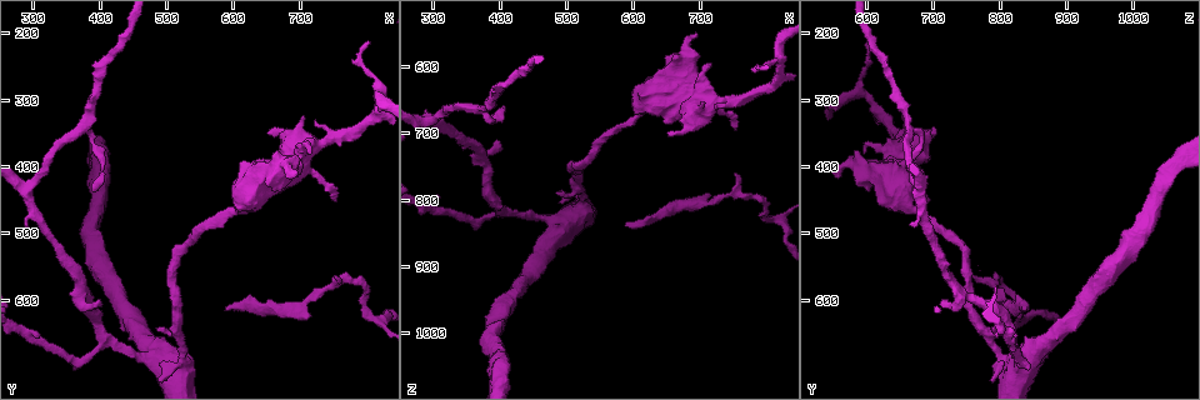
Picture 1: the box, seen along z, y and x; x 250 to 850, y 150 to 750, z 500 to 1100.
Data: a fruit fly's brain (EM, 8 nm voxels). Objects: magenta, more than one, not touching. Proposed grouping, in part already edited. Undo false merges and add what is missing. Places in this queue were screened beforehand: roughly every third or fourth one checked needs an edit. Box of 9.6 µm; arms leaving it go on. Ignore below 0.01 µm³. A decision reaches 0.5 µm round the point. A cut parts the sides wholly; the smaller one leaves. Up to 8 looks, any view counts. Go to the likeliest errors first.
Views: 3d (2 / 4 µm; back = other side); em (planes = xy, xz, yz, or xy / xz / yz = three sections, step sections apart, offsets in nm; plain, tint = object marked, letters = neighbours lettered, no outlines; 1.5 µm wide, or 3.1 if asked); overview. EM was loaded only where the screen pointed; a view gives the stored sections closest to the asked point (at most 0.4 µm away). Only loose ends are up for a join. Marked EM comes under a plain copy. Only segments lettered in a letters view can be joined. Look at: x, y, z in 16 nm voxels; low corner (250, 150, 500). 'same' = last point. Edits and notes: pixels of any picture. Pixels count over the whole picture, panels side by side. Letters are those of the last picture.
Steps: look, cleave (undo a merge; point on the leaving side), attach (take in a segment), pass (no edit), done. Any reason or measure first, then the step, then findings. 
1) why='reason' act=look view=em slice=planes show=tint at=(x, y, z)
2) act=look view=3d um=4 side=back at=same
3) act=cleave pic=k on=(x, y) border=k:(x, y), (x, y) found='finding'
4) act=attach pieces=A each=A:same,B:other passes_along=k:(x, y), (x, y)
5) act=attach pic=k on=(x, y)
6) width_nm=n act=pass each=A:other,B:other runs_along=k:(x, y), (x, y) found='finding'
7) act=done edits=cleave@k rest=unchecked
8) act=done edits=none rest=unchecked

why='branch stops here' act=look view=em slice=xz step=4 show=letters at=(590, 620, 835)

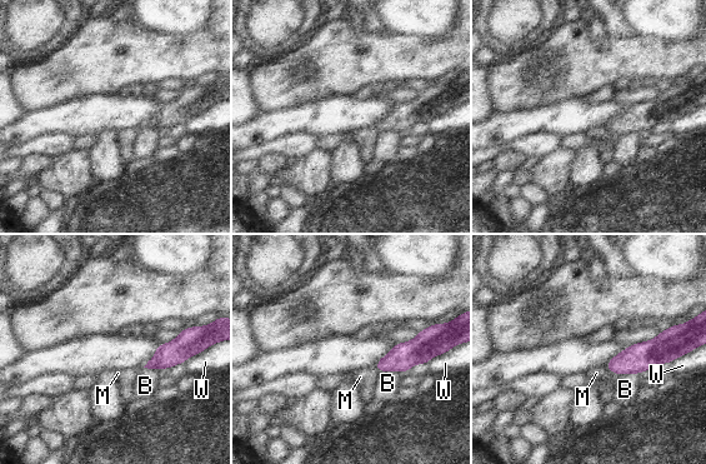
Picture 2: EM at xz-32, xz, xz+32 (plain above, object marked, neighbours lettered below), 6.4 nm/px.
why='cut it another way' act=look view=em slice=planes show=letters at=same

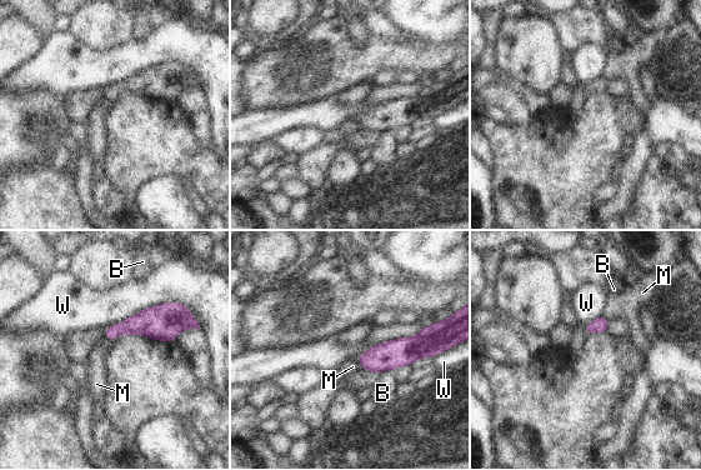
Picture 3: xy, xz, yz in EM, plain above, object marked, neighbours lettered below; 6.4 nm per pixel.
act=pass each=B:other,M:other,W:other found='no lettered segment goes on from it'

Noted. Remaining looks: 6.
why='an open end' act=look view=3d um=4 at=(750, 450, 695)

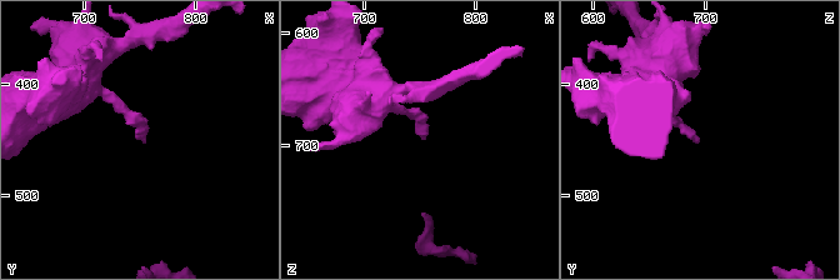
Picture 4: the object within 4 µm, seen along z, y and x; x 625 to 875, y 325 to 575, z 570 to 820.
act=look view=em slice=xy step=4 show=tint at=(754, 450, 694)

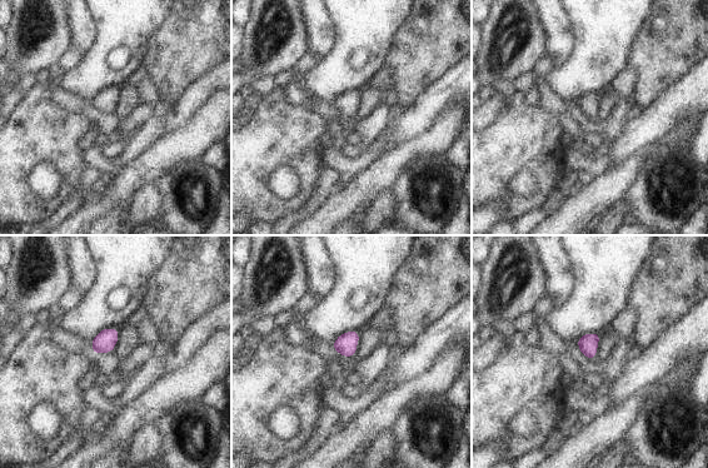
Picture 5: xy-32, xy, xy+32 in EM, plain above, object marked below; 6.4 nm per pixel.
why='another direction' act=look view=em slice=planes show=letters at=same

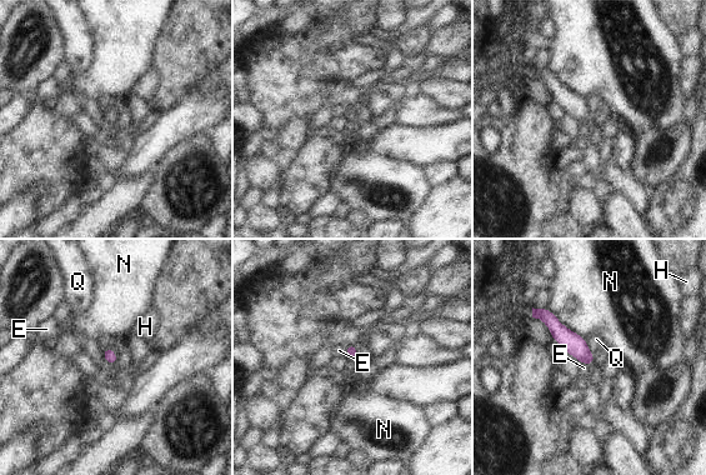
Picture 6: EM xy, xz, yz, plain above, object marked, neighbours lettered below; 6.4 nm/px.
act=pass each=E:other,H:other,N:other,Q:other runs_along=6:(535, 313), (542, 314), (591, 360) found='none of them fits'

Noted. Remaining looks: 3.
why='sharp bend' act=look view=em slice=yz step=4 show=tint at=(795, 575, 800)

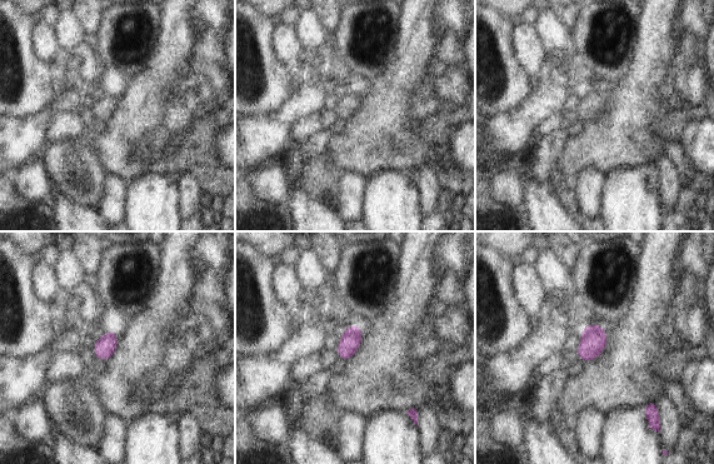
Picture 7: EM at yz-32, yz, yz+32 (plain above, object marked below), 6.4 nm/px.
why='another direction' act=look view=em slice=planes show=letters at=same

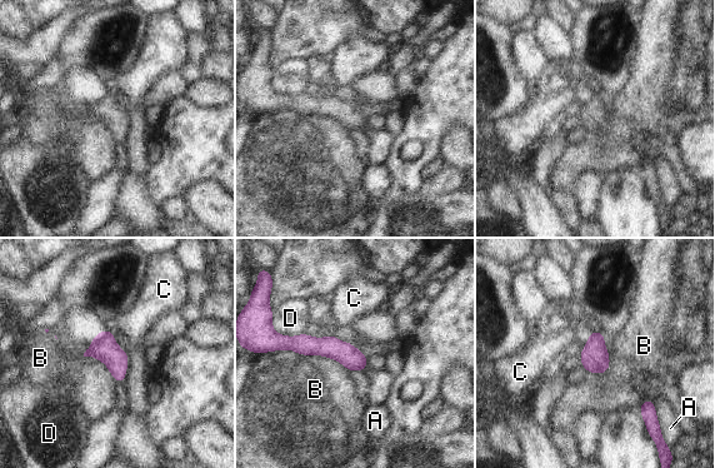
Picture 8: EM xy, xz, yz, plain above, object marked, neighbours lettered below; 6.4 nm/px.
act=pass each=A:other,B:other,C:other,D:other found='continuous, no second neuron'

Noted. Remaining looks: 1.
act=done edits=none rest=unchecked

